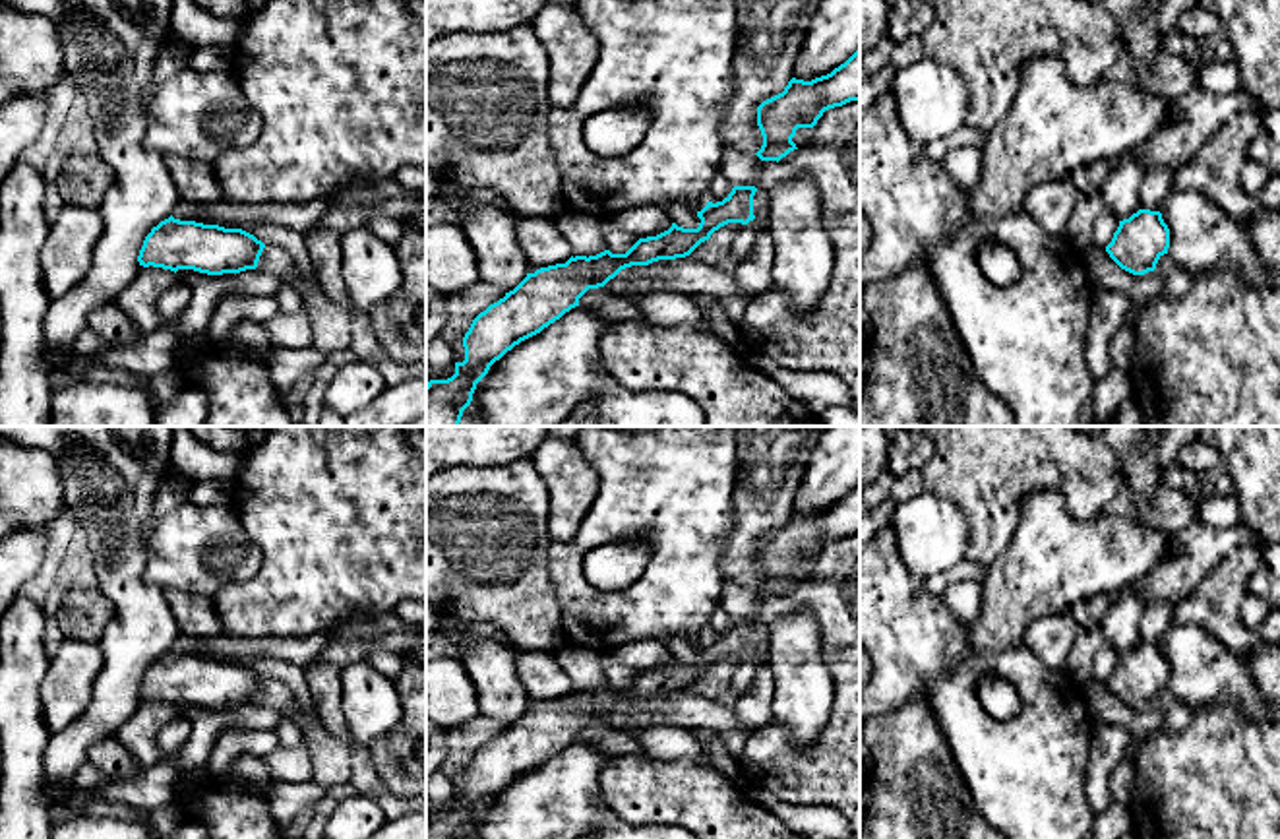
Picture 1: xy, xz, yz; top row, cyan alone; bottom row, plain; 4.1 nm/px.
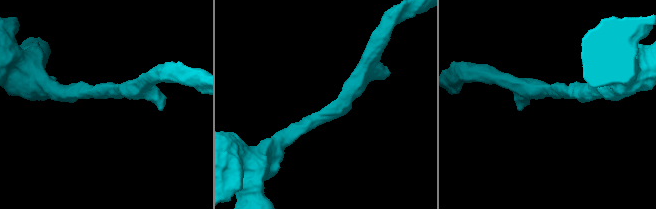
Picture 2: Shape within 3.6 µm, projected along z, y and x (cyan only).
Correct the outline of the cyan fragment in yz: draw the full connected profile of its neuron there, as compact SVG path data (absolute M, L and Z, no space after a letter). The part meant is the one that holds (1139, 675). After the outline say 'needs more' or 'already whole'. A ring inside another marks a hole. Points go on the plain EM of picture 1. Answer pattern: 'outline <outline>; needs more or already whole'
outline M1139 643L1119 655L1112 676L1106 680L1110 692L1133 709L1156 703L1158 694L1168 688L1170 663L1160 645Z; already whole

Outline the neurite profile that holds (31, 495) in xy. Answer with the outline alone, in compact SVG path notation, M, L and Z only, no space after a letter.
M0 438L0 537L19 527L50 527L66 513L58 457Z

